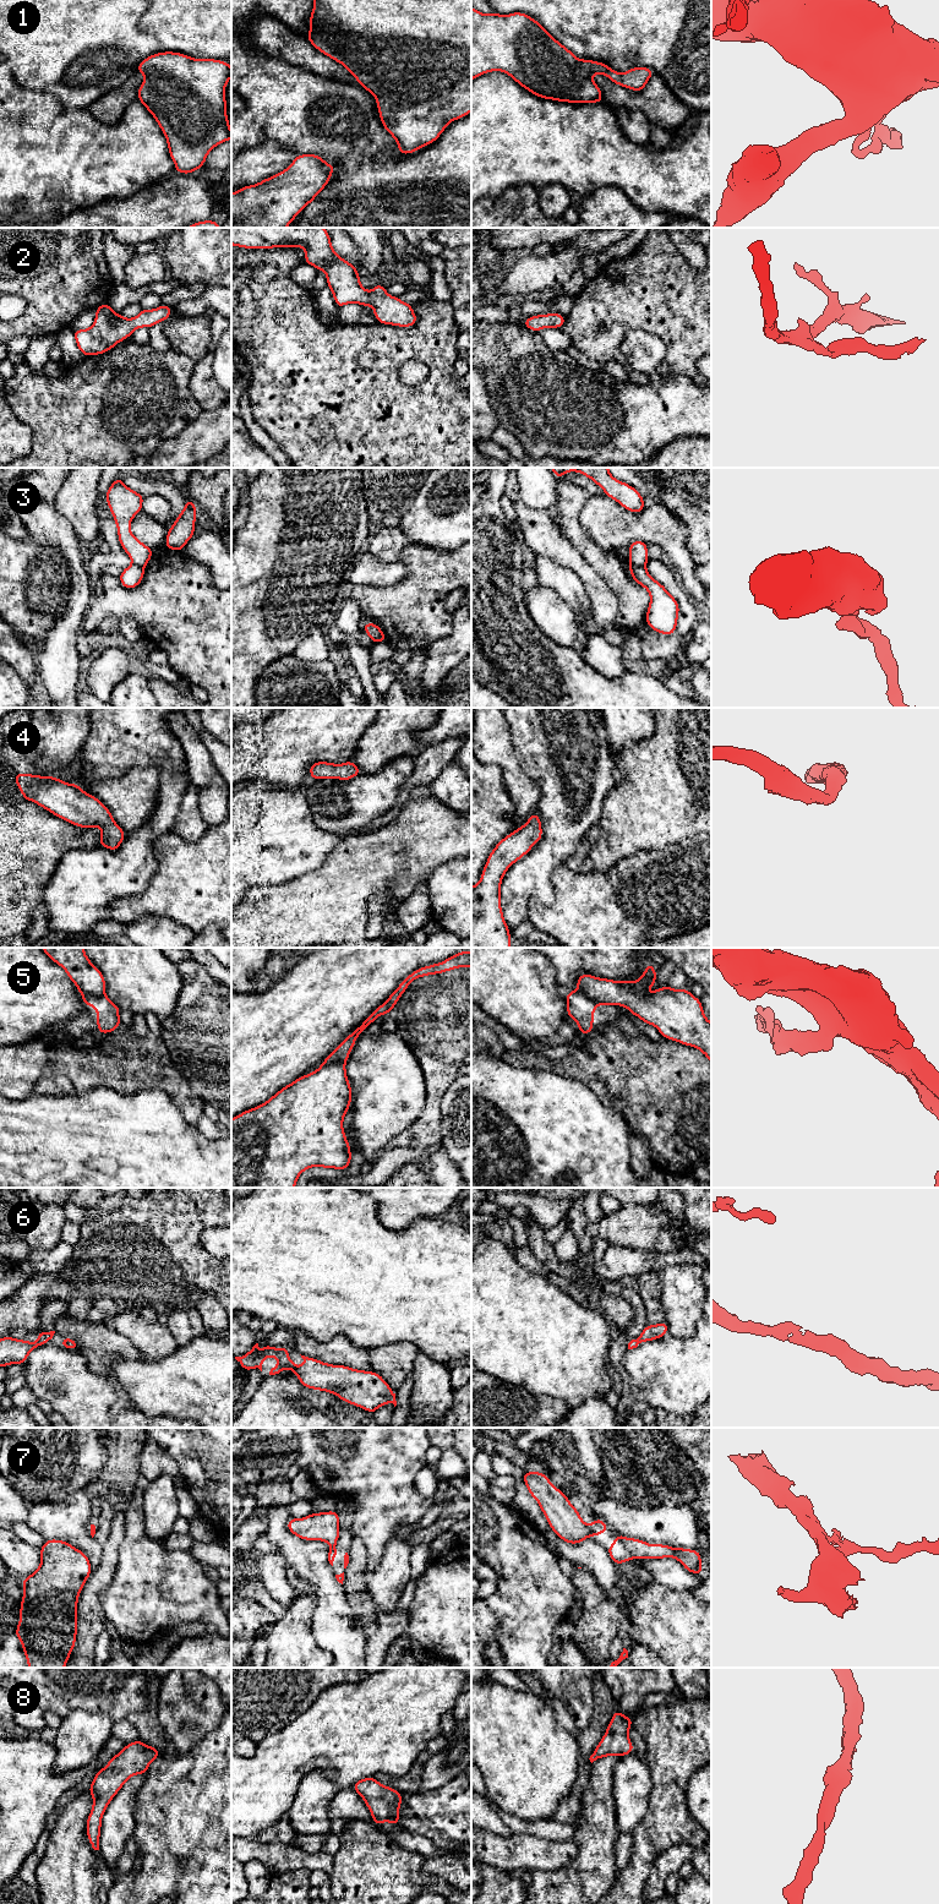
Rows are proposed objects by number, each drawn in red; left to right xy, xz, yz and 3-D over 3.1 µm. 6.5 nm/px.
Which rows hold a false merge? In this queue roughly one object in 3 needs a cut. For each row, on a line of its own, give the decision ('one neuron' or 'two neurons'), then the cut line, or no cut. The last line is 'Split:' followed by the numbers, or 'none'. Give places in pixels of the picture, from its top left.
1: one neuron; no cut
2: one neuron; no cut
3: two neurons; cut in yz along (629, 563), (644, 567)
4: one neuron; no cut
5: two neurons; cut in xz along (344, 1063), (325, 1062), (322, 1064)
6: one neuron; no cut
7: two neurons; cut in yz along (590, 1525), (587, 1536)
8: one neuron; no cut
Split: 3, 5, 7

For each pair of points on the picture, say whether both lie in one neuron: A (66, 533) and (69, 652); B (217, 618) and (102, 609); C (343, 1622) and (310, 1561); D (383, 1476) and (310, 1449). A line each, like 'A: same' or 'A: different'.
A: same
B: same
C: same
D: same

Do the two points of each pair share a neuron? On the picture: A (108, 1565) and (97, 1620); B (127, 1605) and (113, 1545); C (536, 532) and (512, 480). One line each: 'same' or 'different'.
A: same
B: different
C: same

